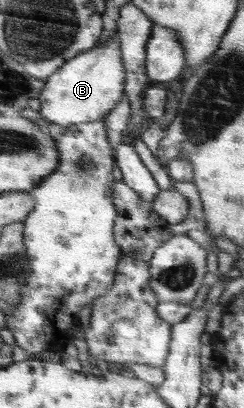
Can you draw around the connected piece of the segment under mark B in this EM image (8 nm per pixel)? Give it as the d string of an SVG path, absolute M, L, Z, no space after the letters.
M116 33L102 43L102 46L94 46L66 63L54 77L48 79L40 97L42 117L51 123L69 127L95 122L108 115L124 95L126 73L121 54L120 39Z

